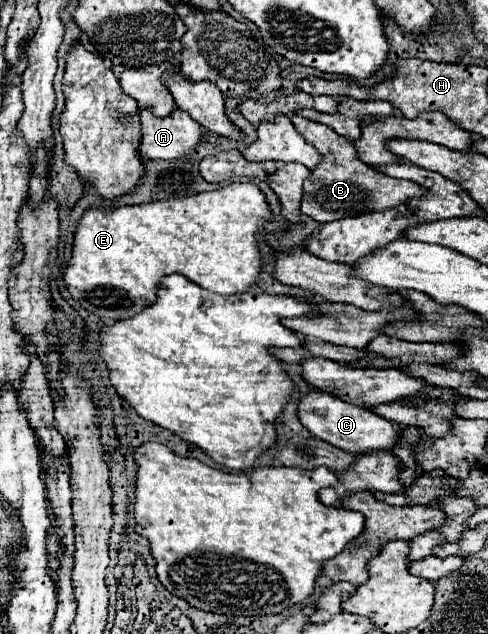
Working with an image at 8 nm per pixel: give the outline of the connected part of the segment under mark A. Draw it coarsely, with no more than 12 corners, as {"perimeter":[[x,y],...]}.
{"perimeter":[[148,107],[138,153],[180,159],[204,131],[182,109],[156,117]]}

